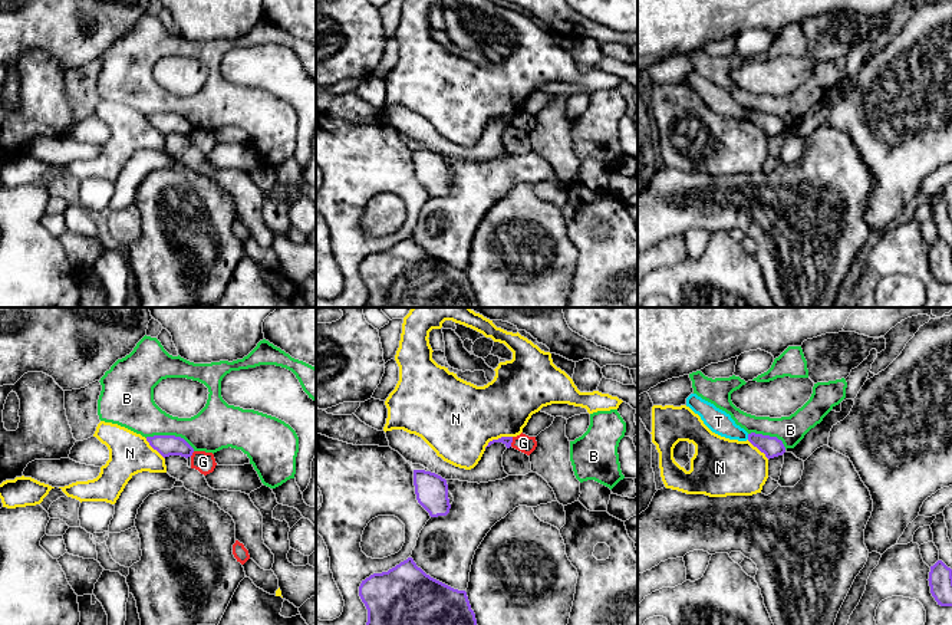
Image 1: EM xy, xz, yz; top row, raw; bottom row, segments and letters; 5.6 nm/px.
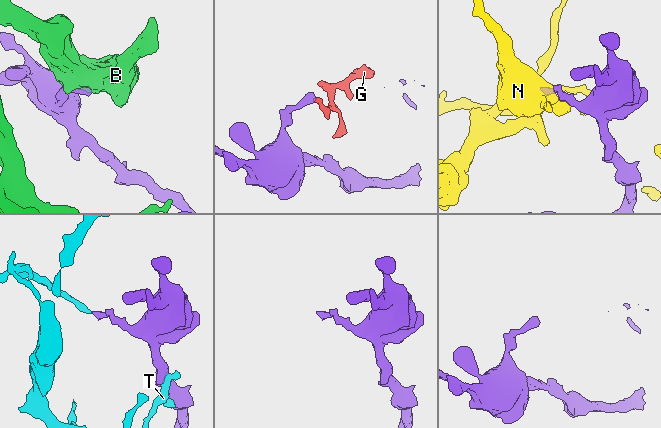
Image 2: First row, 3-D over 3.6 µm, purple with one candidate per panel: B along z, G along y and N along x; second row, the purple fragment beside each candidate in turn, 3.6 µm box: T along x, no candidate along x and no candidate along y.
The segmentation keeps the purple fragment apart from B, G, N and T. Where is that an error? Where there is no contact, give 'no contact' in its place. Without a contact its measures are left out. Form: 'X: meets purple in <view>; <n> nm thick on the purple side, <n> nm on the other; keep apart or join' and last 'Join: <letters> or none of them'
B: meets purple in xy; 120 nm thick on the purple side, 240 nm on the other; keep apart
G: meets purple in xz; 50 nm thick on the purple side, 100 nm on the other; keep apart
N: meets purple in xz; 50 nm thick on the purple side, 420 nm on the other; keep apart
T: meets purple in yz; 110 nm thick on the purple side, 140 nm on the other; keep apart
Join: none of them

